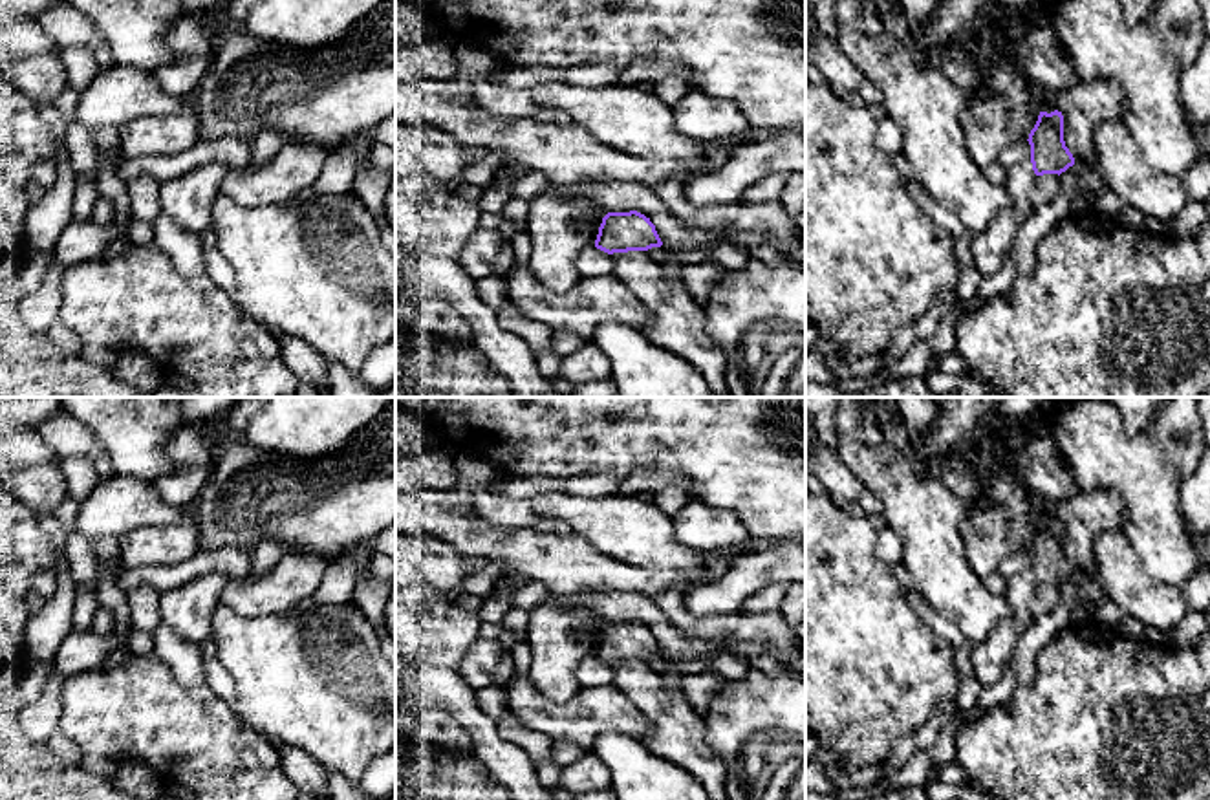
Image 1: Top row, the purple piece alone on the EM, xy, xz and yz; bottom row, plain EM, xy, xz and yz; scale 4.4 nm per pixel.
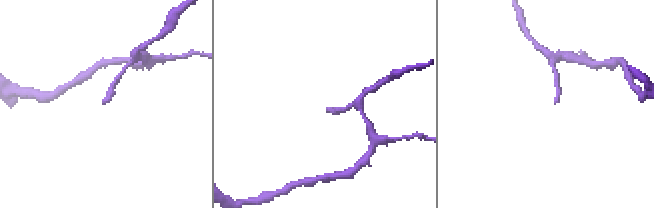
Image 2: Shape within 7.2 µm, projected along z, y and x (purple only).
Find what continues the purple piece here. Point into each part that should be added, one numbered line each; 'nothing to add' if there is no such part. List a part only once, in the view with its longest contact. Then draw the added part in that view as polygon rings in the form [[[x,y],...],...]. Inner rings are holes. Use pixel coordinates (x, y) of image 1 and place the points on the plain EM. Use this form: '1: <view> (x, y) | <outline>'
1: yz (989, 659) | [[[1031,568],[1007,578],[1003,597],[1010,606],[1010,615],[999,621],[983,643],[972,644],[970,648],[972,672],[981,686],[990,686],[999,681],[1010,665],[1018,639],[1034,621],[1029,602],[1036,589],[1038,586],[1032,580]]]

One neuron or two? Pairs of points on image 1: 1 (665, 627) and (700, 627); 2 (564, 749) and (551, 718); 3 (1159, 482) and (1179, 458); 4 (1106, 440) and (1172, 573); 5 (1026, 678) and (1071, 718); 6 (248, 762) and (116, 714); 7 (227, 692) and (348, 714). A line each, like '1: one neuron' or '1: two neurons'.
1: two neurons
2: two neurons
3: two neurons
4: one neuron
5: two neurons
6: one neuron
7: two neurons

